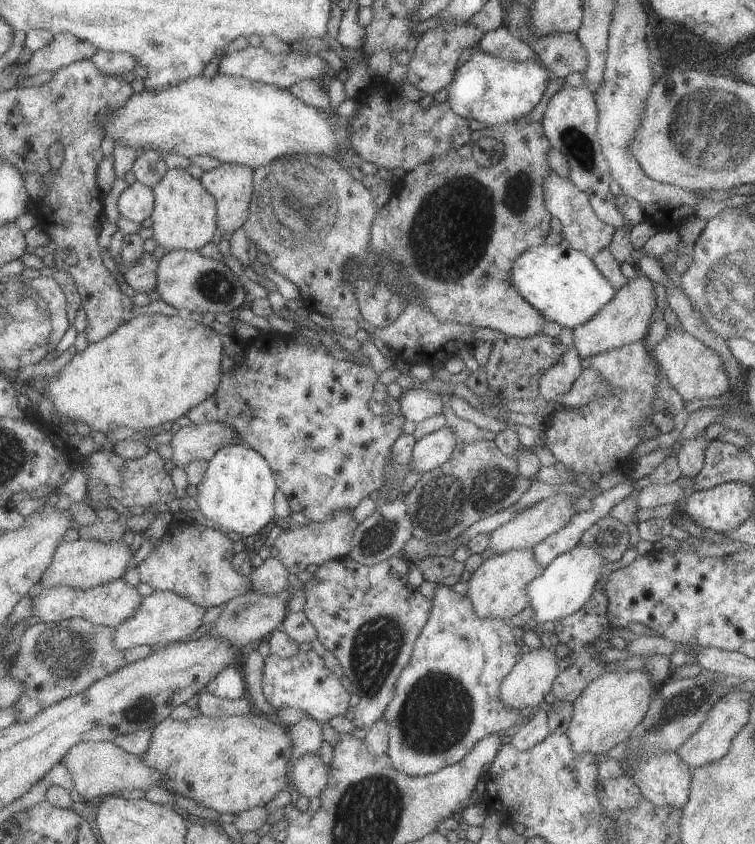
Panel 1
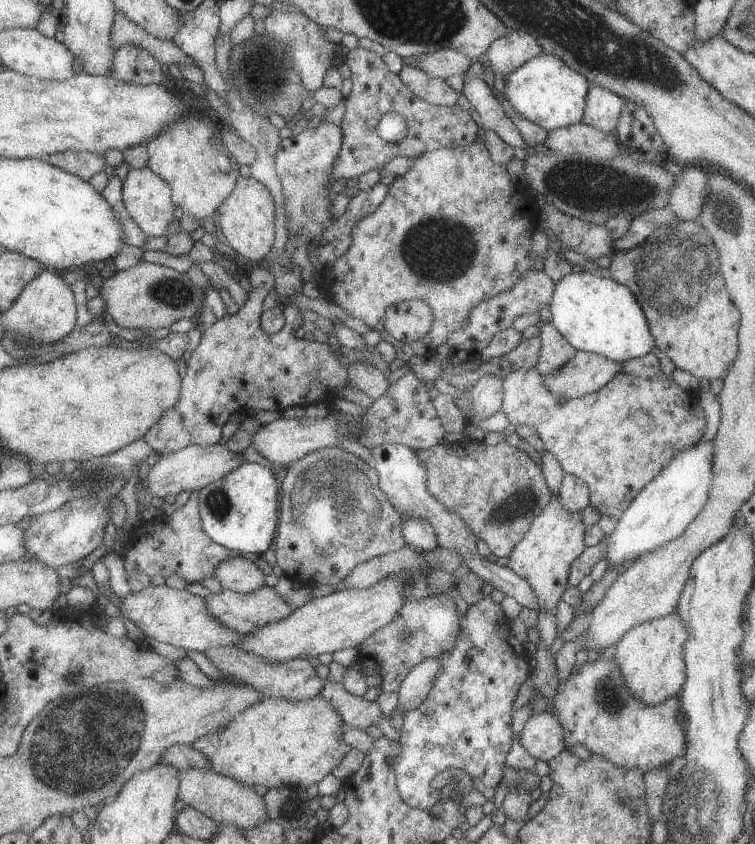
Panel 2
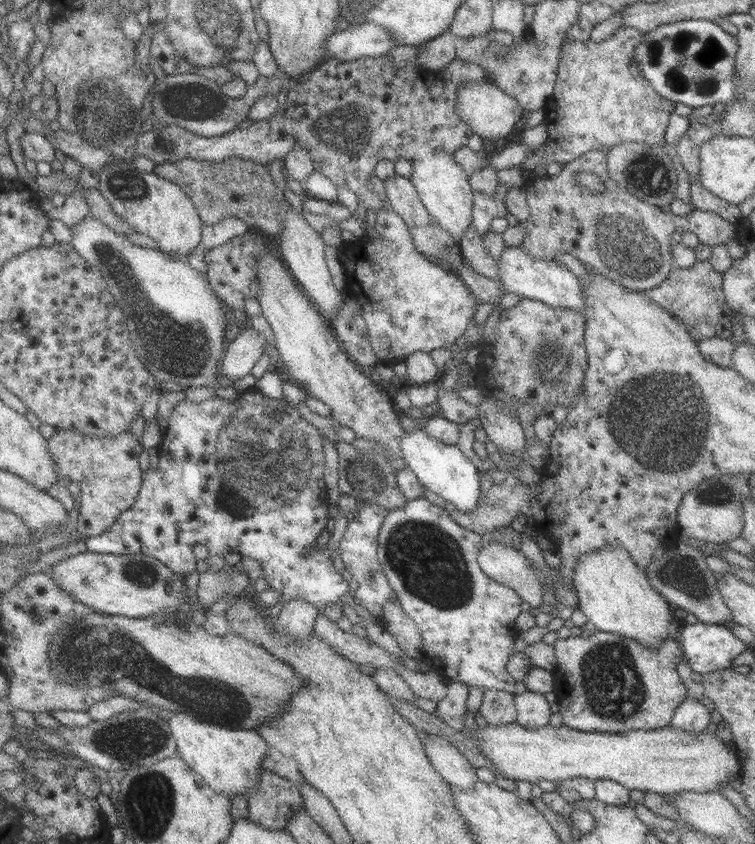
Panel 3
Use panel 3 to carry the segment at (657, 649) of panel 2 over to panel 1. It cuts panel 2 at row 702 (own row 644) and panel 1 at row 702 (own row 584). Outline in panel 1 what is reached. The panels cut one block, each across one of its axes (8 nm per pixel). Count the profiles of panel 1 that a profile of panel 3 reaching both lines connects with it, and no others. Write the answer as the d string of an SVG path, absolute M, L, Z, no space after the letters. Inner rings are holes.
M621 669L595 678L582 694L573 702L573 717L566 734L570 737L572 748L579 753L593 755L606 754L620 742L628 740L635 726L638 726L648 712L657 684L648 677L646 670Z

